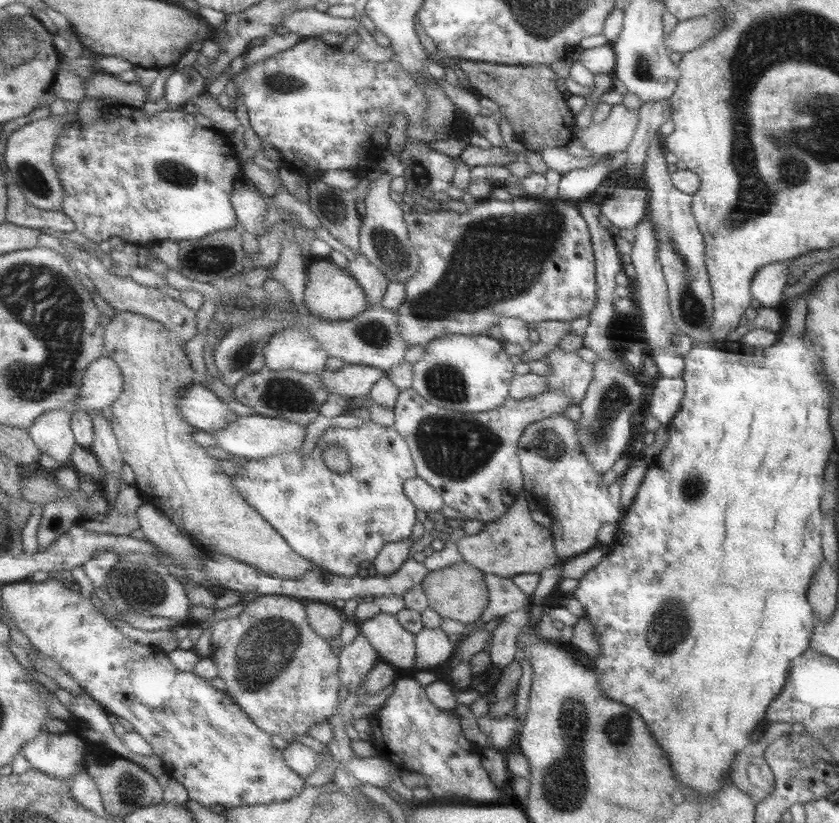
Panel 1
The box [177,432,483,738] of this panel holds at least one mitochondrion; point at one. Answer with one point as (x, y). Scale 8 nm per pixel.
(266, 652)

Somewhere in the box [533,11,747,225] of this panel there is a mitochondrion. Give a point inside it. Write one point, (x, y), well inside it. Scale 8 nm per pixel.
(641, 68)

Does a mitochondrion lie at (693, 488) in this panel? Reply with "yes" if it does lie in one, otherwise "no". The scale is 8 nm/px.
yes

